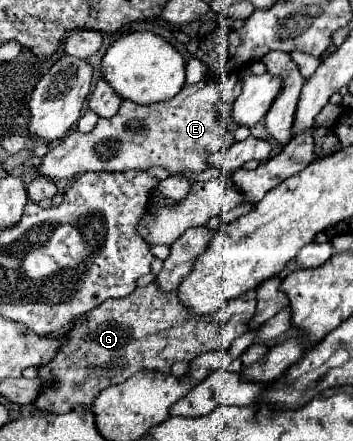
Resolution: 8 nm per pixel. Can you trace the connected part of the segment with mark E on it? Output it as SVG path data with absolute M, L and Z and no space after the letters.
M208 76L198 84L186 84L172 100L156 104L134 104L122 100L120 110L112 118L100 118L88 134L72 130L58 146L54 146L38 166L38 174L46 178L70 178L84 172L126 172L148 170L160 166L170 174L202 174L210 168L208 158L218 150L232 146L234 134L226 128L218 104L222 100L220 80Z

